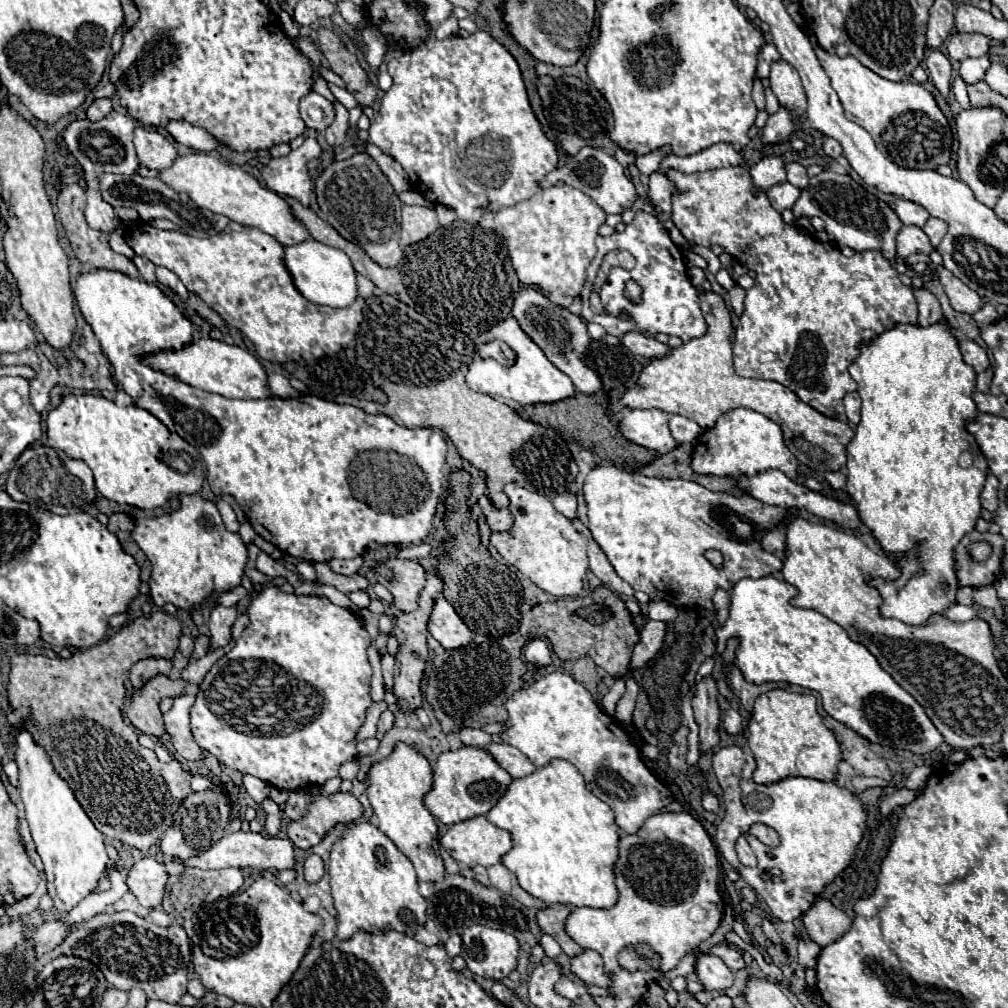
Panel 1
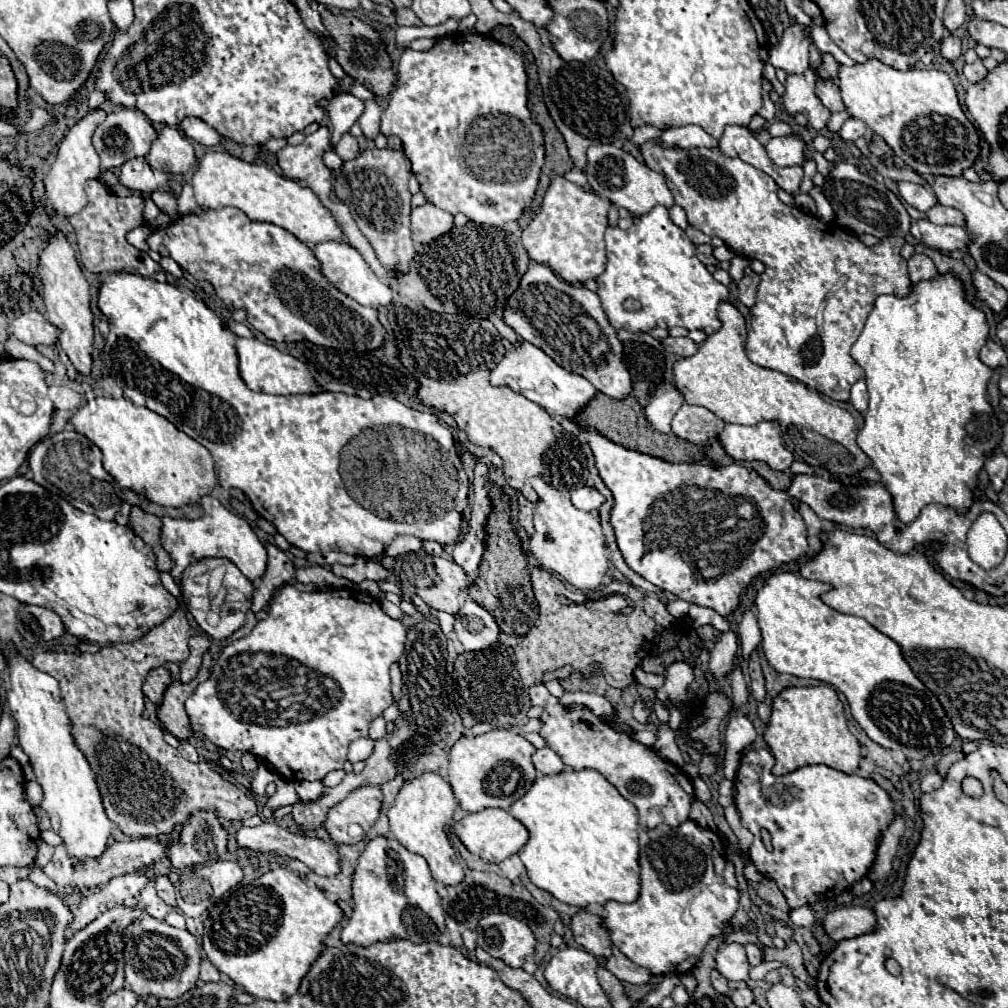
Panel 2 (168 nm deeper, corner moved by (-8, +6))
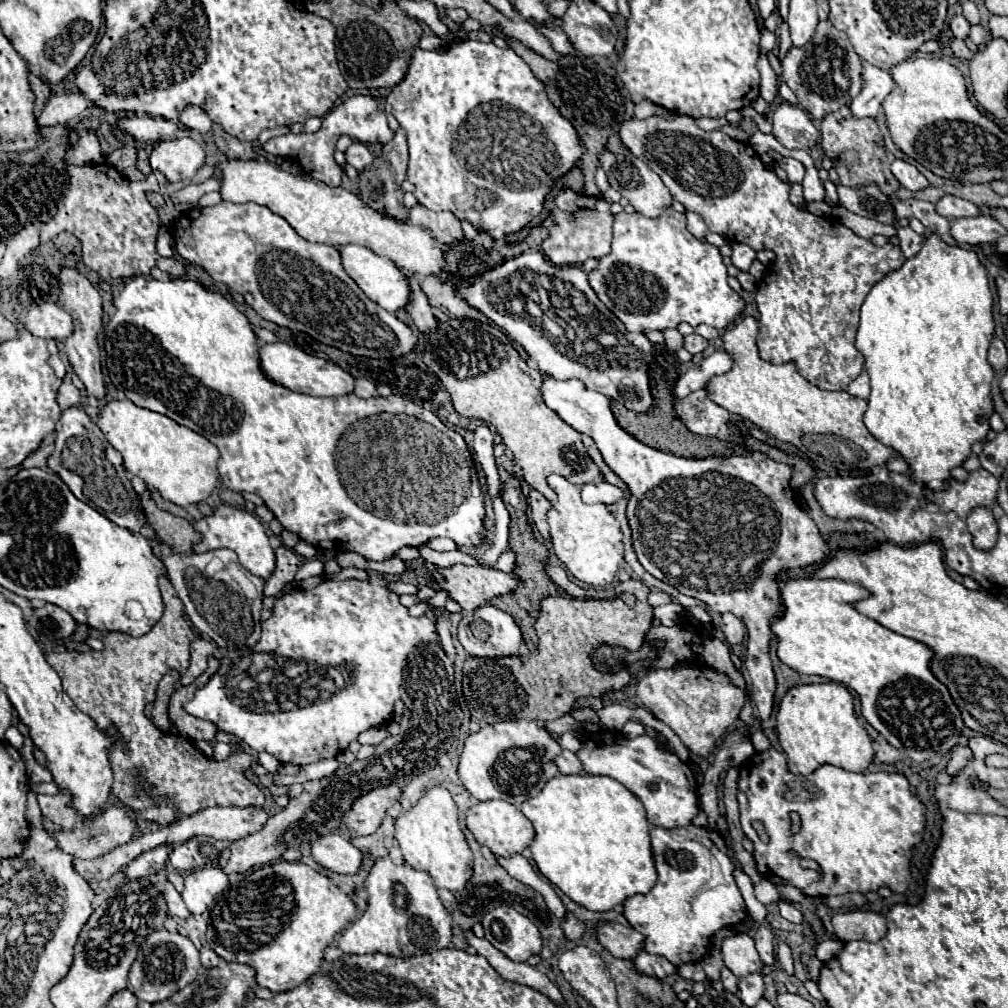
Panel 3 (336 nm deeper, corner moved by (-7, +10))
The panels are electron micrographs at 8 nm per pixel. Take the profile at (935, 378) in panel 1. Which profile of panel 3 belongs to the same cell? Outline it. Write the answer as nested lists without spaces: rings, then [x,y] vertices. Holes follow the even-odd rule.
[[[930,236],[924,240],[922,250],[904,262],[904,266],[896,272],[890,272],[888,276],[884,276],[866,296],[862,310],[860,310],[860,326],[858,326],[858,336],[856,336],[856,348],[860,350],[860,354],[864,356],[864,368],[870,376],[870,398],[868,398],[868,410],[864,414],[864,424],[868,428],[868,432],[882,442],[884,446],[890,446],[898,456],[902,456],[908,462],[908,476],[912,482],[918,482],[934,492],[946,490],[946,486],[950,486],[950,470],[956,466],[962,466],[964,460],[972,454],[972,444],[980,442],[986,438],[986,434],[990,432],[990,416],[994,414],[994,404],[990,398],[990,384],[994,378],[994,370],[986,360],[986,350],[990,346],[994,334],[994,320],[992,320],[992,292],[990,292],[990,284],[988,284],[988,272],[986,268],[980,264],[976,252],[972,250],[962,250],[958,246],[948,246],[944,242],[940,242],[938,236]]]

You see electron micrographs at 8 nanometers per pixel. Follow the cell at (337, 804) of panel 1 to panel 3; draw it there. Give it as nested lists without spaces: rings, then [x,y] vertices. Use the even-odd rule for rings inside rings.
[[[396,784],[380,786],[378,790],[370,790],[354,800],[354,806],[346,814],[342,814],[342,824],[354,830],[358,836],[374,834],[384,818],[386,808],[390,808],[400,796],[400,788]]]

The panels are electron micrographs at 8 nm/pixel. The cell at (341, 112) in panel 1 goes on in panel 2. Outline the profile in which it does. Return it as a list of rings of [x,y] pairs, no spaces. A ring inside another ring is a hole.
[[[347,132],[347,134],[343,134],[343,138],[339,140],[339,144],[337,144],[337,148],[335,148],[335,152],[339,154],[339,158],[341,160],[355,160],[357,156],[359,156],[359,144],[357,144],[357,140]]]

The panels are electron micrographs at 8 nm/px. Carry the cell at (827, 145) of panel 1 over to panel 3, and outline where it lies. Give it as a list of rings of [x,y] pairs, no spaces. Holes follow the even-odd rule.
[[[866,60],[862,62],[862,92],[850,104],[854,118],[876,118],[882,114],[882,102],[892,92],[894,82],[886,70],[880,70]]]

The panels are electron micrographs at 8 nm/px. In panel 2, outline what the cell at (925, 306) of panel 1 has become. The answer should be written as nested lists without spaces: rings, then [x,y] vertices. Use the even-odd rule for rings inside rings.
[[[913,254],[909,260],[907,260],[907,266],[909,266],[909,276],[911,276],[911,282],[919,282],[919,280],[927,280],[927,278],[933,278],[937,274],[937,268],[933,264],[933,260],[925,254]]]

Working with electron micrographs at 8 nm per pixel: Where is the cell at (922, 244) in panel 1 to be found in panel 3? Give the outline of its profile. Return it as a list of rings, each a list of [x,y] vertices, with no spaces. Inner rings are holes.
[[[974,216],[974,218],[958,218],[950,226],[950,234],[958,244],[984,244],[996,242],[998,236],[1006,234],[1006,230],[992,216]]]

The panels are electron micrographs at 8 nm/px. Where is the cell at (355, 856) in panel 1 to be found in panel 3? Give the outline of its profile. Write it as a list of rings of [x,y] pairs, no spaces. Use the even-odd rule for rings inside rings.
[[[380,856],[372,864],[366,880],[364,880],[366,892],[368,892],[368,908],[364,914],[348,924],[342,930],[338,946],[346,954],[370,954],[370,952],[384,952],[392,956],[414,956],[414,954],[426,954],[434,952],[438,948],[448,948],[452,940],[452,918],[448,910],[442,906],[438,898],[438,890],[434,886],[434,880],[430,878],[428,872],[416,870],[410,864],[394,864],[390,856]]]

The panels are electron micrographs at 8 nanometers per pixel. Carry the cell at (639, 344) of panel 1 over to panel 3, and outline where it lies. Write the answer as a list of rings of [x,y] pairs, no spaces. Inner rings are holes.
[[[688,334],[688,336],[684,336],[684,348],[690,354],[698,354],[698,352],[704,352],[708,348],[708,340],[704,340],[698,334]]]

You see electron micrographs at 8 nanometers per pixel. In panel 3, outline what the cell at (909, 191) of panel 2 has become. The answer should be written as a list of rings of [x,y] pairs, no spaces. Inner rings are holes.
[[[894,160],[892,162],[892,174],[896,176],[896,180],[900,182],[902,188],[910,190],[910,192],[918,192],[924,188],[930,188],[928,180],[916,170],[916,166],[902,162],[902,160]]]

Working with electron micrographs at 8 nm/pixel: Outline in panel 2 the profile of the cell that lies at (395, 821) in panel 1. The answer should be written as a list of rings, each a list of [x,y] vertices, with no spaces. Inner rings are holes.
[[[427,772],[419,778],[405,782],[405,786],[397,794],[387,814],[391,824],[391,836],[409,852],[423,856],[431,868],[433,878],[445,886],[457,886],[465,878],[463,858],[457,856],[457,850],[451,846],[447,836],[447,830],[451,828],[453,822],[455,808],[457,808],[457,800],[451,792],[449,782],[443,780],[441,774]]]

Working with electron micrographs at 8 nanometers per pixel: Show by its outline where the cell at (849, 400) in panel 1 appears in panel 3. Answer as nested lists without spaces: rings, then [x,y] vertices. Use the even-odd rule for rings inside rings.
[[[862,372],[854,382],[848,384],[848,394],[856,396],[856,398],[868,398],[870,384],[868,384],[868,374],[866,372]]]

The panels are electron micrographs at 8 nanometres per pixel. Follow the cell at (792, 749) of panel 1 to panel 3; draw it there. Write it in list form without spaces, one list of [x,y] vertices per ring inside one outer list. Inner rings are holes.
[[[836,682],[790,688],[778,706],[776,734],[792,774],[806,776],[822,764],[840,766],[850,772],[864,772],[874,756],[872,740],[854,714],[852,694],[846,686]]]

